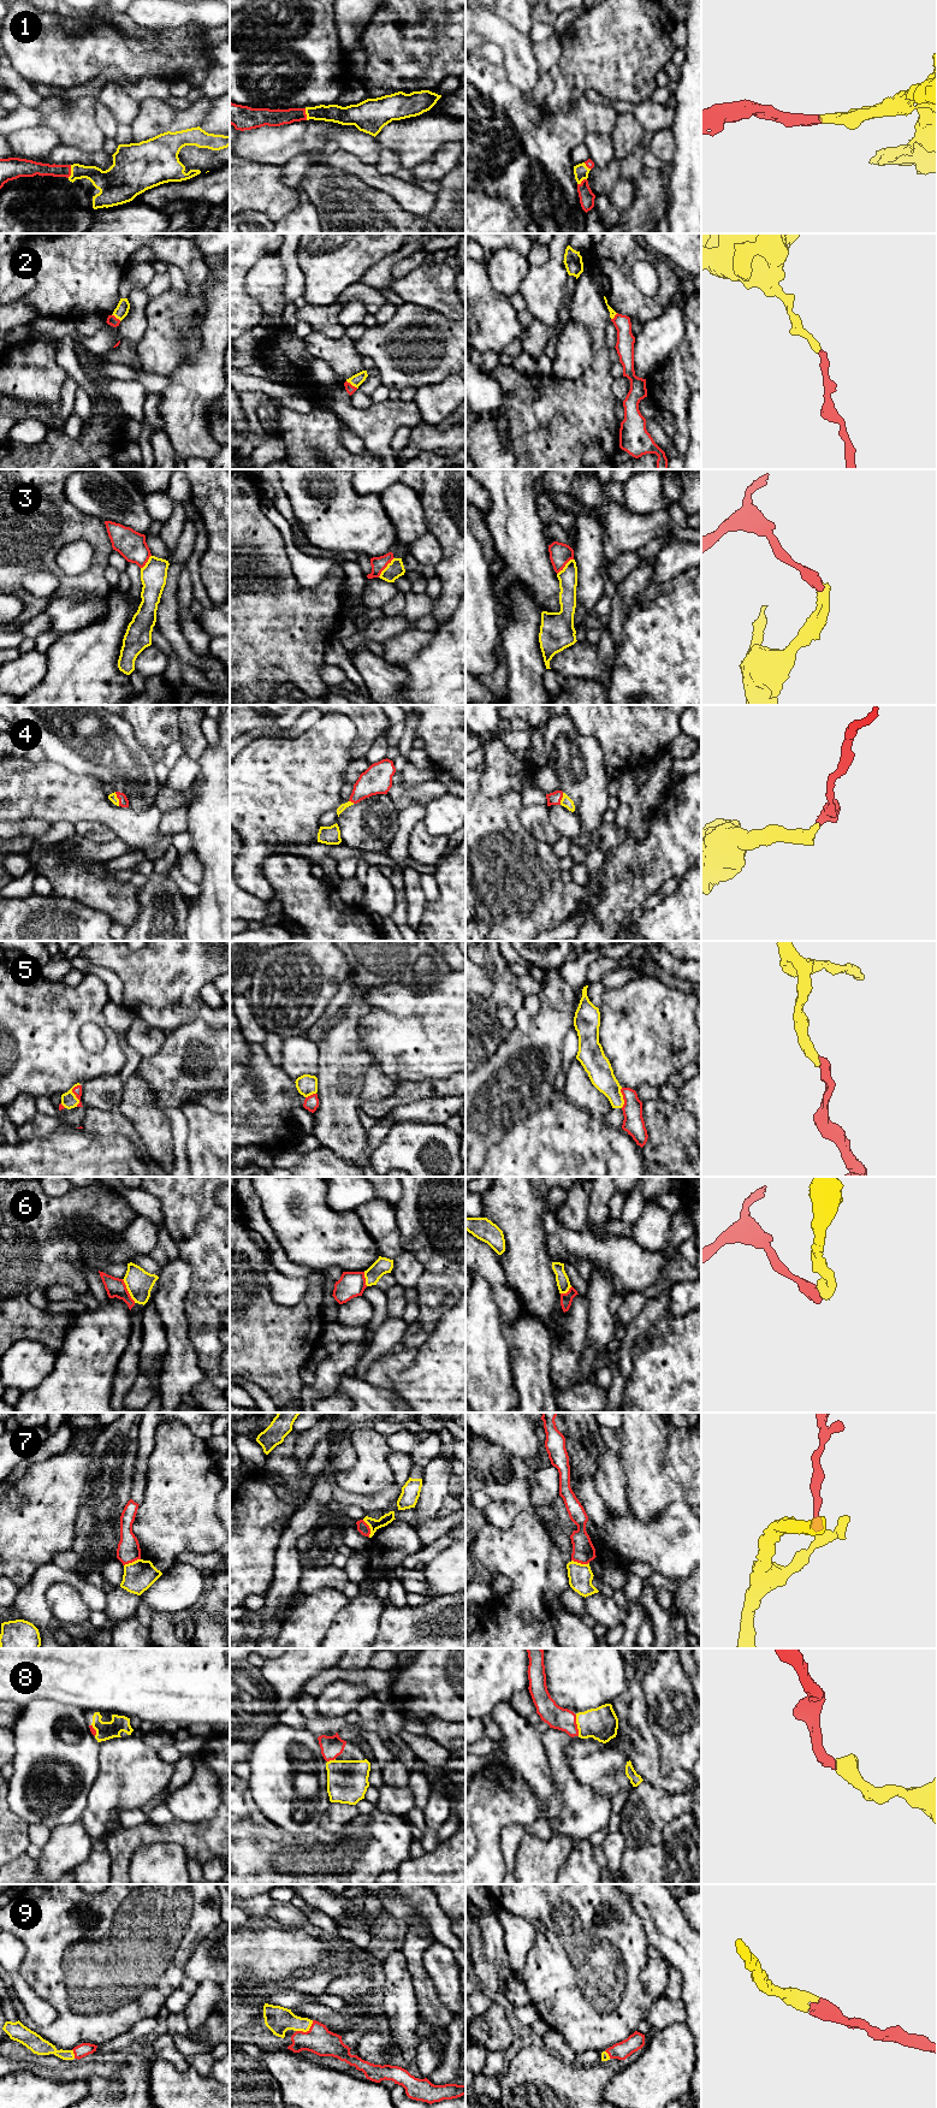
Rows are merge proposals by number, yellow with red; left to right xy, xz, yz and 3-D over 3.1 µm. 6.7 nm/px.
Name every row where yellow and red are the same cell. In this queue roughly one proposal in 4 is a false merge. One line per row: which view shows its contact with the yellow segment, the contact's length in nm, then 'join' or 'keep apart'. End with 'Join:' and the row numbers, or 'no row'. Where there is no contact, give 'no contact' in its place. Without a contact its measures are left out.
1: xy | 90 nm | join
2: xz | 90 nm | join
3: xz | 170 nm | keep apart
4: xy | 100 nm | join
5: xy | 150 nm | join
6: xy | 180 nm | keep apart
7: xz | 130 nm | keep apart
8: yz | 150 nm | join
9: xz | 140 nm | join
Join: 1, 2, 4, 5, 8, 9

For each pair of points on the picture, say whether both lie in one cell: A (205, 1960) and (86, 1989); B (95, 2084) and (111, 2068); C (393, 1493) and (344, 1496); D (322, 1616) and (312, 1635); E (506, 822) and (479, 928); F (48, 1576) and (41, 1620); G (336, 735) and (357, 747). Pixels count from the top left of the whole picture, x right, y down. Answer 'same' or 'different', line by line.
A: different
B: different
C: same
D: same
E: different
F: same
G: different

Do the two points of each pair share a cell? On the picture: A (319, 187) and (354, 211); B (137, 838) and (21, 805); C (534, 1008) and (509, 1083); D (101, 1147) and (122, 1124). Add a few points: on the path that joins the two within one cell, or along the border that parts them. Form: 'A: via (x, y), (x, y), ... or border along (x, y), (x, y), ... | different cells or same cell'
A: via (327, 188), (345, 203) | same cell
B: via (108, 813), (99, 807), (49, 807) | same cell
C: via (534, 1026), (534, 1043), (528, 1050), (527, 1065) | same cell
D: border along (84, 1129), (100, 1135), (124, 1135), (137, 1147) | different cells

